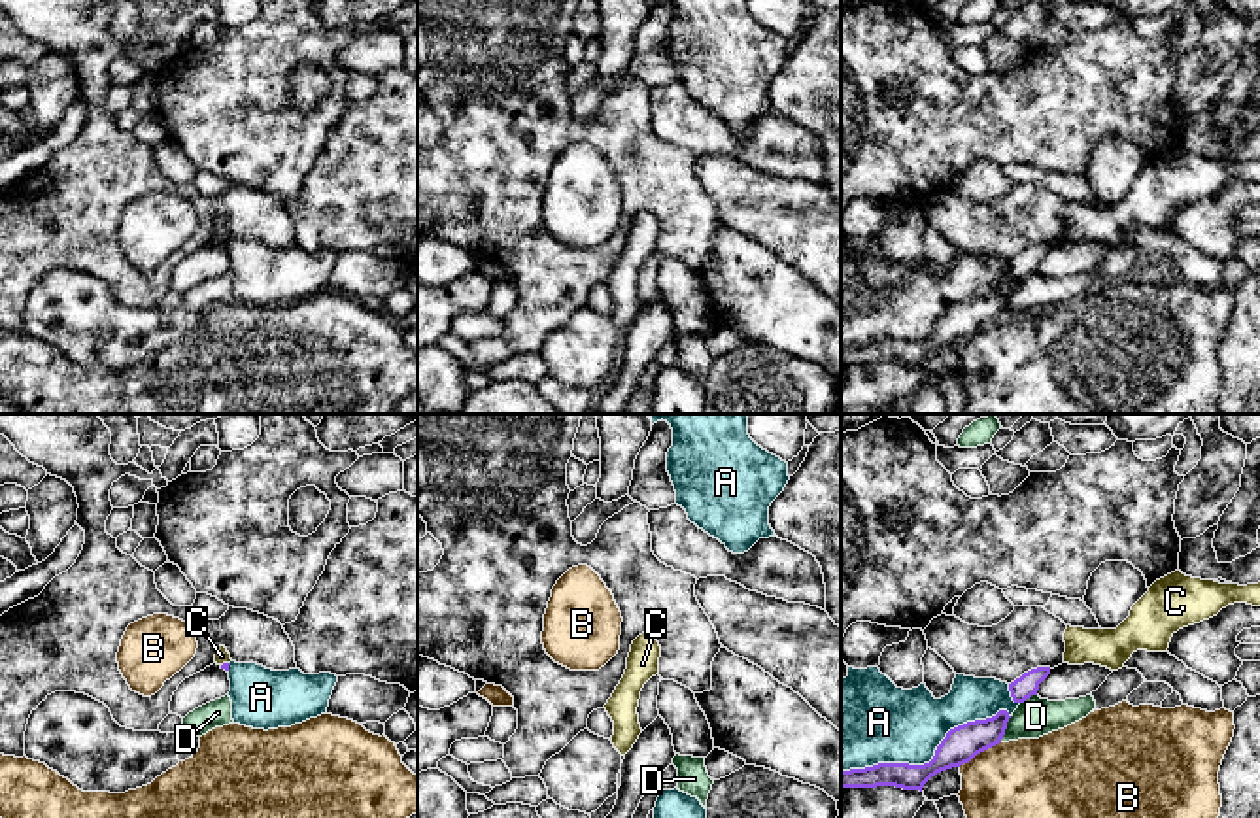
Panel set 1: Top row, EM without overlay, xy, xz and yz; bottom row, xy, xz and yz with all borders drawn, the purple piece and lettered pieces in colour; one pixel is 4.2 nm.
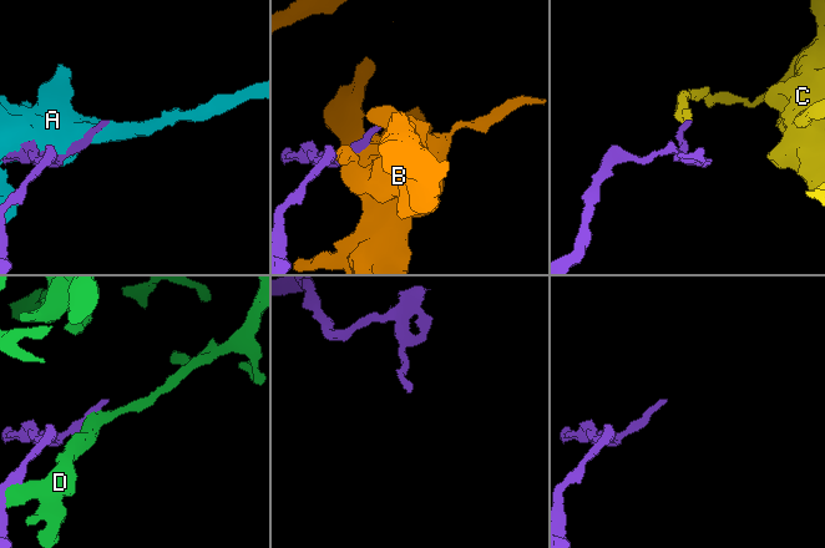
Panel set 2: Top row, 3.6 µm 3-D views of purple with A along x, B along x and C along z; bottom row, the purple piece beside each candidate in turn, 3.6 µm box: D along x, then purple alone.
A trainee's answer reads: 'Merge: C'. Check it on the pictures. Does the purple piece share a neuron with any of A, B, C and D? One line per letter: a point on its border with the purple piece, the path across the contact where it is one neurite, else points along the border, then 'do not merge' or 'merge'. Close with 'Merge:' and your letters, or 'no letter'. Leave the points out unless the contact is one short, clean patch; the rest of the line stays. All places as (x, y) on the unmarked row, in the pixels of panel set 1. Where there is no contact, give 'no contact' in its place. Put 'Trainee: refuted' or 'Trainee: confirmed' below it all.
A: contact yz (932, 337); do not merge
B: contact yz (979, 329); do not merge
C: contact xy (225, 240); border xy (229, 238), (221, 242); do not merge
D: contact yz (1005, 305); do not merge
Merge: no letter
Trainee: refuted

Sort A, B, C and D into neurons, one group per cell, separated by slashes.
A / B / C / D

